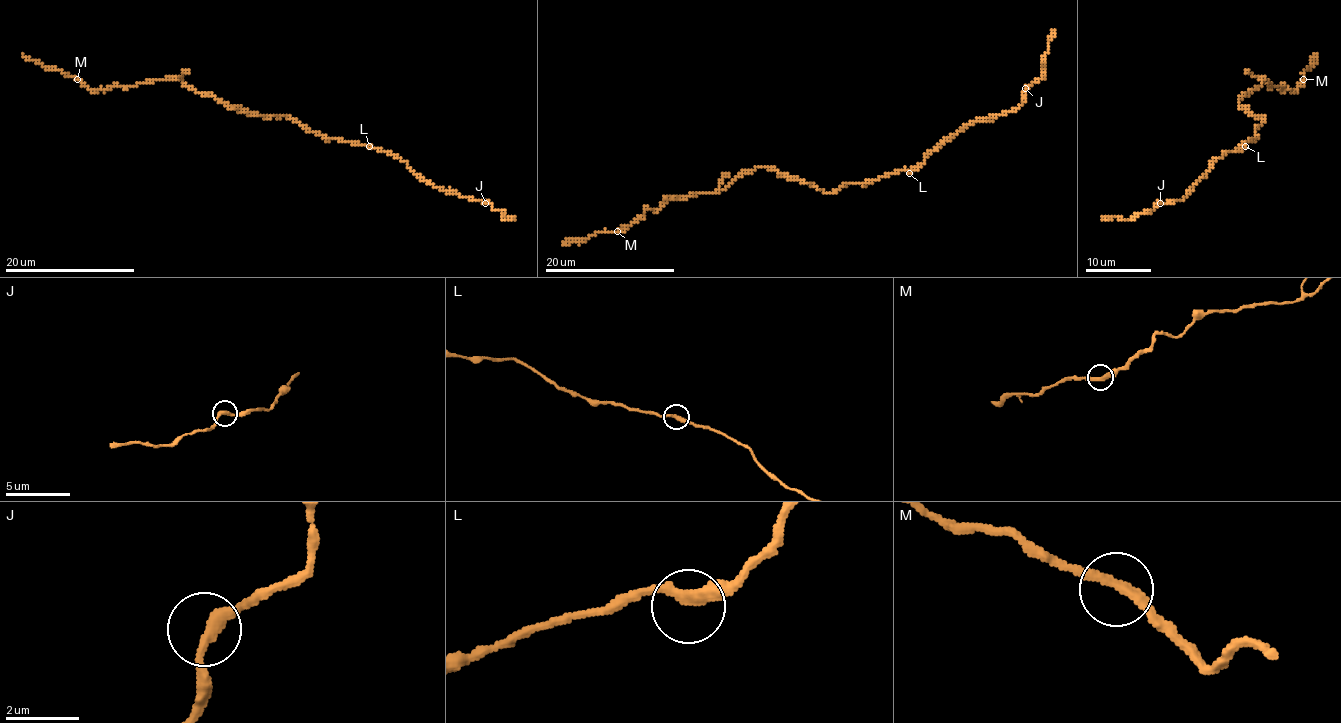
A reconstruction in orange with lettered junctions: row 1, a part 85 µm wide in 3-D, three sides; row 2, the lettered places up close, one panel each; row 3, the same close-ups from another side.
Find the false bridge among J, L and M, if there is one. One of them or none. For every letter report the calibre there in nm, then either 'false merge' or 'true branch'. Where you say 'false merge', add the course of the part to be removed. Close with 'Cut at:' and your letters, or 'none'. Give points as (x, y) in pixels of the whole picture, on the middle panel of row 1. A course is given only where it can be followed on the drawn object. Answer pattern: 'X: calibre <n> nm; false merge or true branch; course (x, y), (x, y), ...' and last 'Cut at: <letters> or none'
J: calibre 280 nm; true branch
L: calibre 300 nm; true branch
M: calibre 300 nm; true branch
Cut at: none

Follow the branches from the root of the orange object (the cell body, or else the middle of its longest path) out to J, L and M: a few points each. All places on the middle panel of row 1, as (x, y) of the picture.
J: (834, 190), (915, 169), (966, 125), (1016, 109), (1023, 102), (1025, 88)
L: (834, 190), (847, 184), (860, 184), (896, 174), (902, 169), (909, 173)
M: (834, 190), (823, 192), (772, 169), (754, 168), (717, 192), (668, 199), (656, 210), (647, 208), (617, 231)

